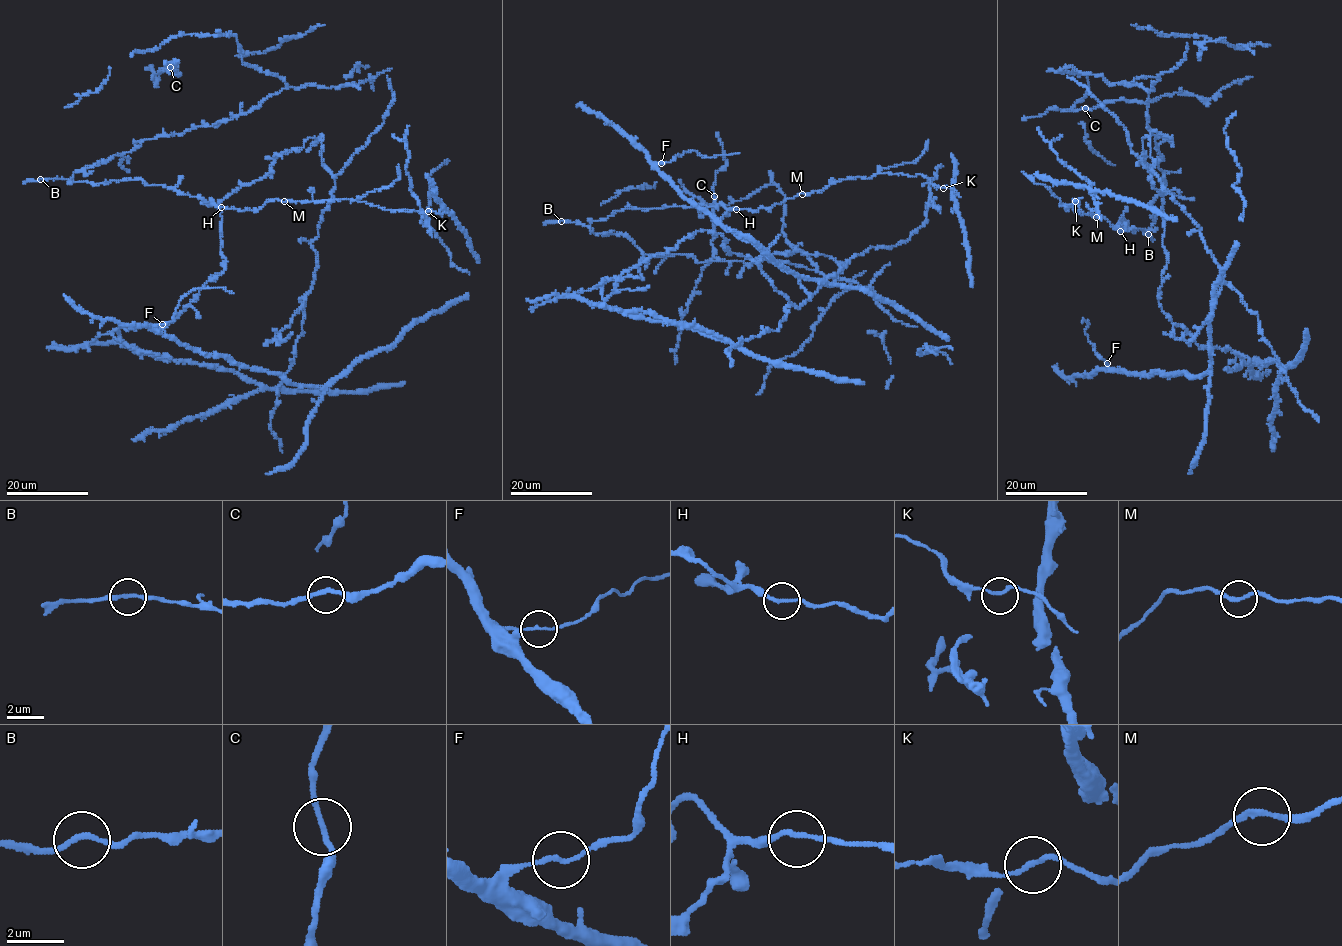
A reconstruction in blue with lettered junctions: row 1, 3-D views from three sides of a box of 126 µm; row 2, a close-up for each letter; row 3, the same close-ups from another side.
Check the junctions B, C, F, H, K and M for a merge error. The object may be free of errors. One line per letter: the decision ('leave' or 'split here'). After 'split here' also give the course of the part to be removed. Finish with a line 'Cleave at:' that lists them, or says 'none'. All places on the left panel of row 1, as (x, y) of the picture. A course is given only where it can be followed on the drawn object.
B: leave
C: leave
F: split here; course (162, 325), (171, 322), (176, 307), (197, 288), (224, 288), (233, 292)
H: leave
K: leave
M: leave
Cleave at: F

